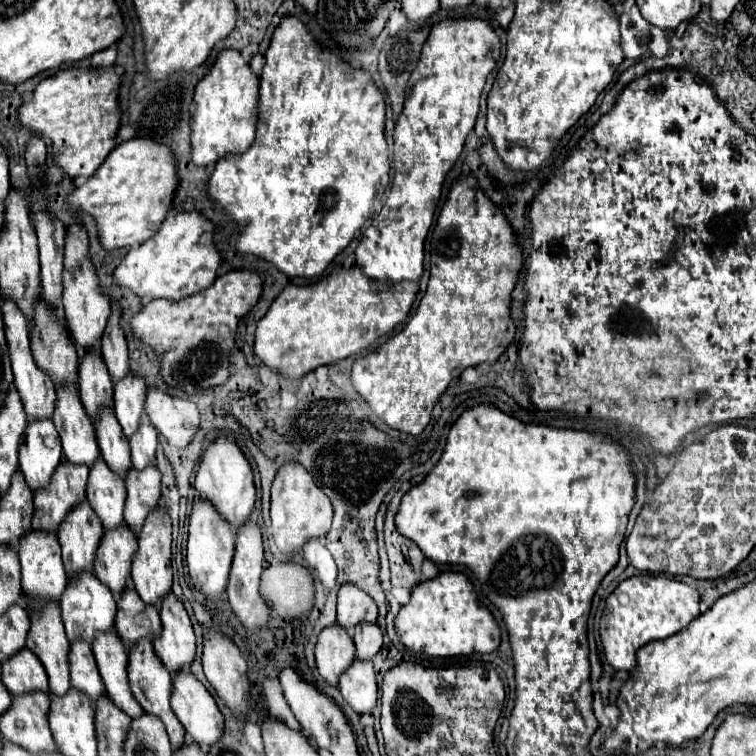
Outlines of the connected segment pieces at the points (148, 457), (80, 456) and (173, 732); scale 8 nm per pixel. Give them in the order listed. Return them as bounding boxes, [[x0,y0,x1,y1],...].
[[128,413,158,469],[54,387,100,465],[128,641,184,749]]

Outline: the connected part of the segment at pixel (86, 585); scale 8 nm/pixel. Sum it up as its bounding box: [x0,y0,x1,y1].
[60,573,116,641]

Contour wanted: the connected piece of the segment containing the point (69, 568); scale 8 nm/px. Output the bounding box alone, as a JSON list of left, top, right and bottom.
[58,501,104,577]

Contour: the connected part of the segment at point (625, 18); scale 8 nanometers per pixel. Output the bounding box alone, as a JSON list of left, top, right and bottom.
[620,5,650,59]

